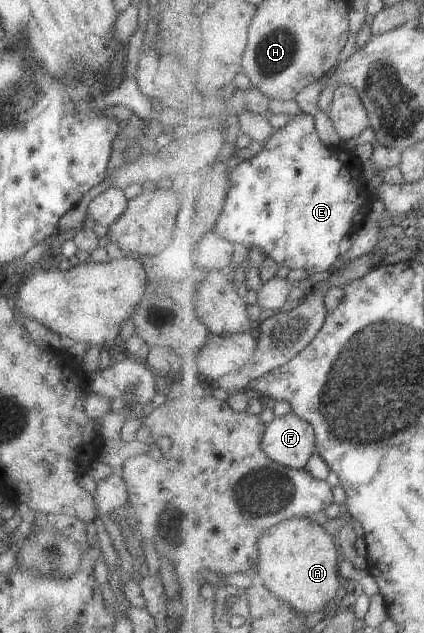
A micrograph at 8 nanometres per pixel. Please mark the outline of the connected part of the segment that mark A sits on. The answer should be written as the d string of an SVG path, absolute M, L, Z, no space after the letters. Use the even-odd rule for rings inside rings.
M293 517L264 530L264 533L259 535L259 566L256 571L258 582L264 584L280 601L289 603L305 616L318 610L326 610L326 616L330 616L338 608L334 607L330 600L337 596L342 586L339 577L340 552L337 552L335 541L333 533L328 533L324 525L317 524L308 517Z

